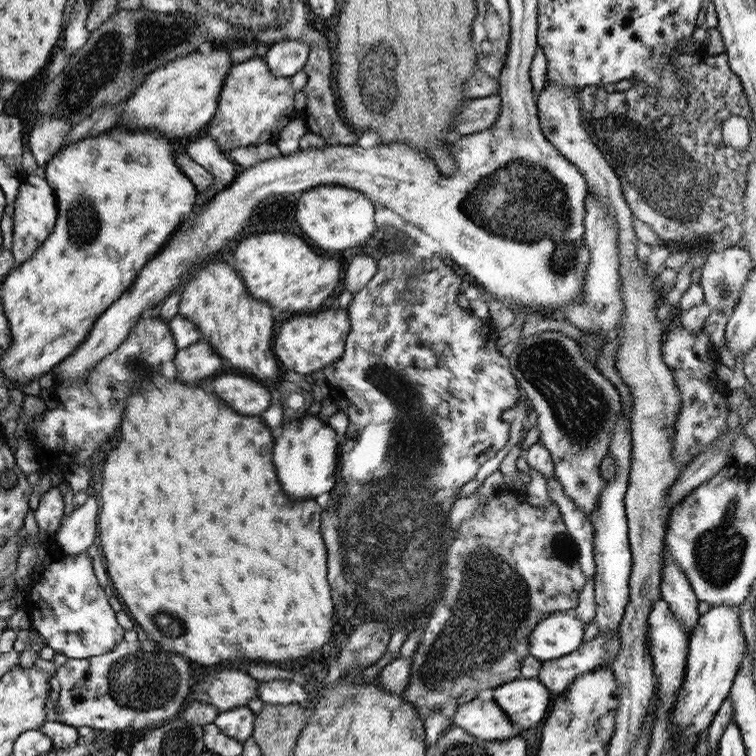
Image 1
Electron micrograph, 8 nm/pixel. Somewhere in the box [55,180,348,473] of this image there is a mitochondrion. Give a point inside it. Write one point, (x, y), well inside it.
(84, 222)

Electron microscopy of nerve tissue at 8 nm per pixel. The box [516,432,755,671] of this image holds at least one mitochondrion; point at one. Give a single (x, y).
(719, 552)

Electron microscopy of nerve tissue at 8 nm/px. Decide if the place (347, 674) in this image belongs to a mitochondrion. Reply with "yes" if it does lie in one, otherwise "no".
no

